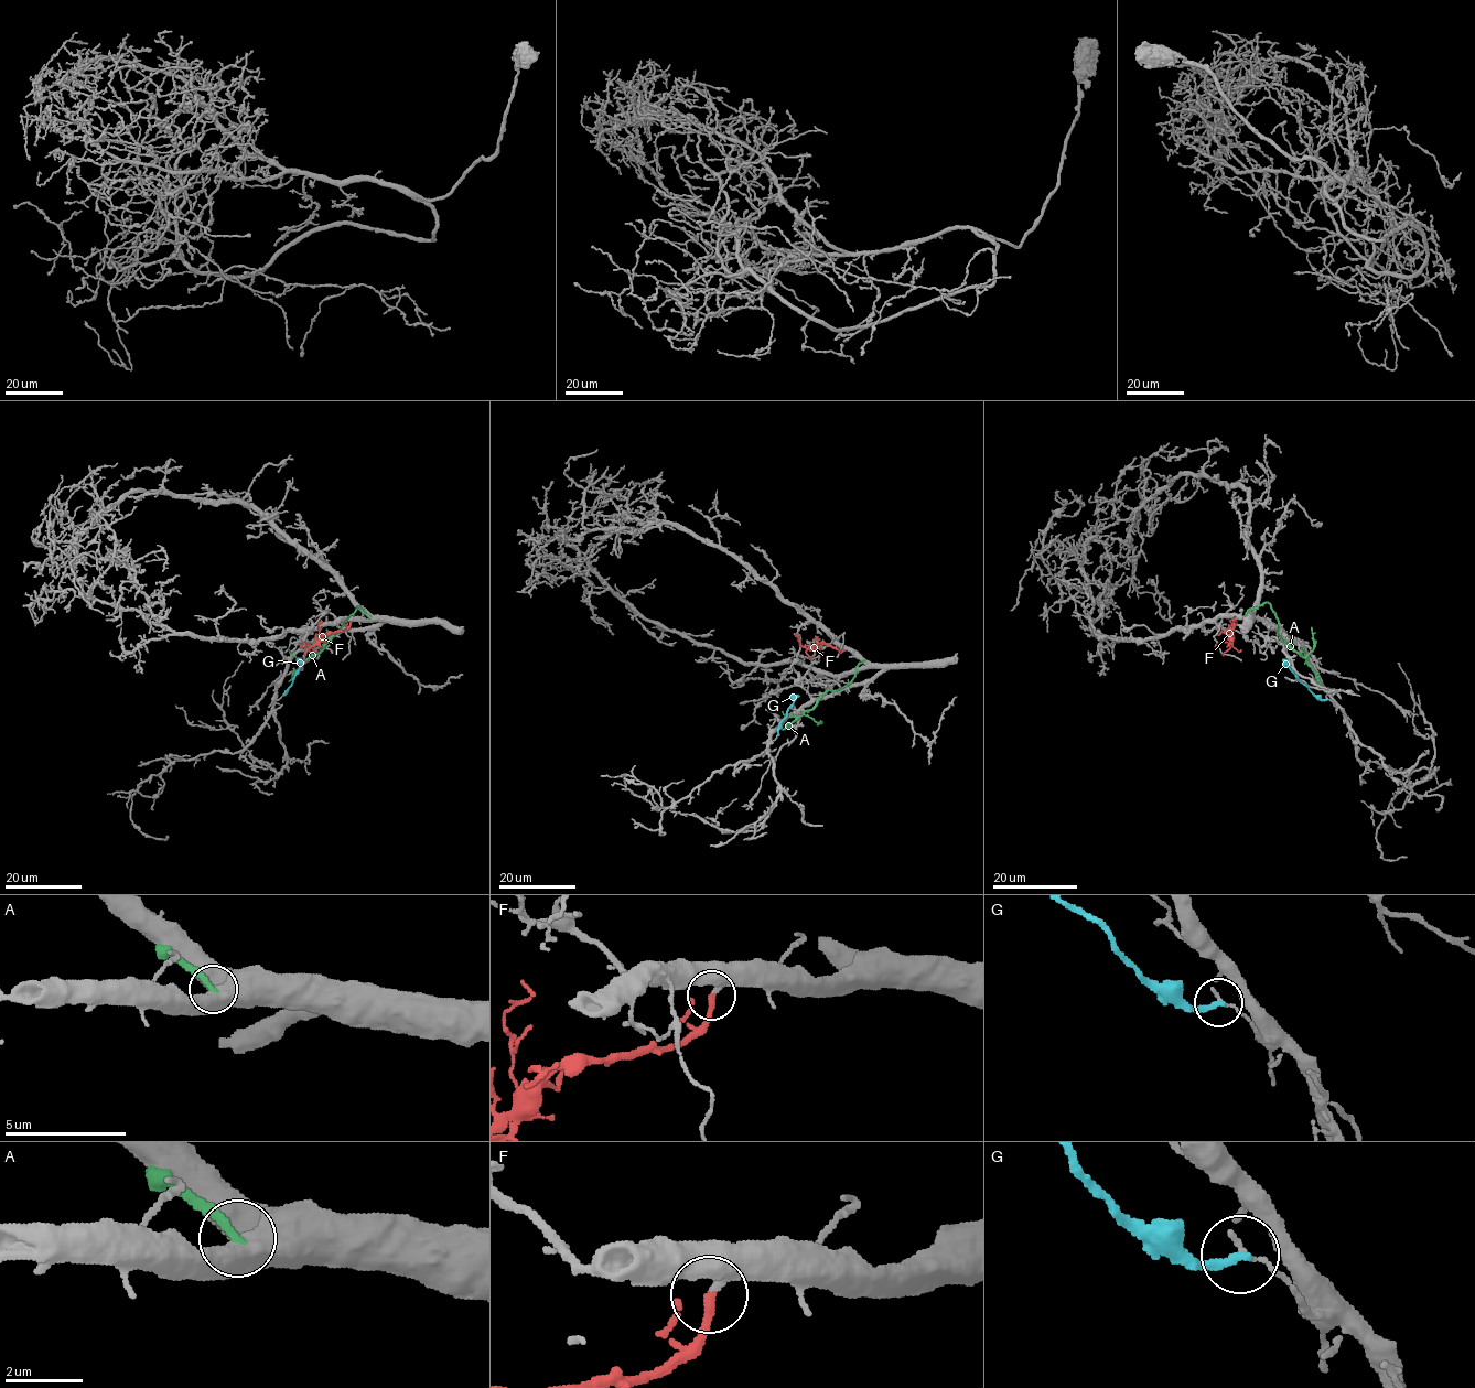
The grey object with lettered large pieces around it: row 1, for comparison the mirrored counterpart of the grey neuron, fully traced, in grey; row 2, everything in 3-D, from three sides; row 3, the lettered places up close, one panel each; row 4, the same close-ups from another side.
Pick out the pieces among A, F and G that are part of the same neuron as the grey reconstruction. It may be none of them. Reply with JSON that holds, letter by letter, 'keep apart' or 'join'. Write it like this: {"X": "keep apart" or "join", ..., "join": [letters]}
{"A": "keep apart", "F": "join", "G": "keep apart", "join": ["F"]}

